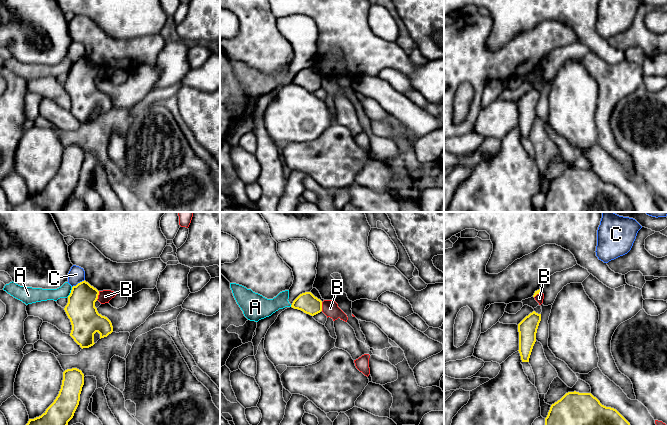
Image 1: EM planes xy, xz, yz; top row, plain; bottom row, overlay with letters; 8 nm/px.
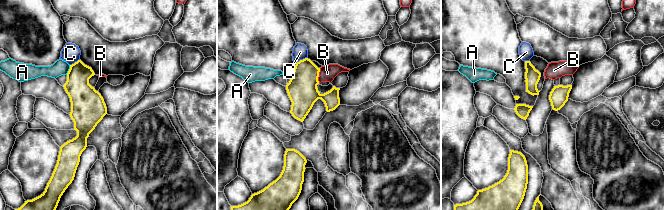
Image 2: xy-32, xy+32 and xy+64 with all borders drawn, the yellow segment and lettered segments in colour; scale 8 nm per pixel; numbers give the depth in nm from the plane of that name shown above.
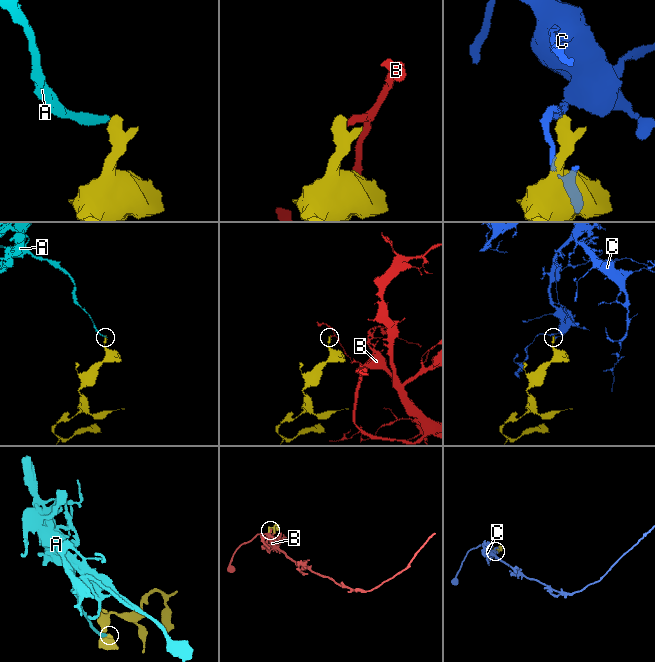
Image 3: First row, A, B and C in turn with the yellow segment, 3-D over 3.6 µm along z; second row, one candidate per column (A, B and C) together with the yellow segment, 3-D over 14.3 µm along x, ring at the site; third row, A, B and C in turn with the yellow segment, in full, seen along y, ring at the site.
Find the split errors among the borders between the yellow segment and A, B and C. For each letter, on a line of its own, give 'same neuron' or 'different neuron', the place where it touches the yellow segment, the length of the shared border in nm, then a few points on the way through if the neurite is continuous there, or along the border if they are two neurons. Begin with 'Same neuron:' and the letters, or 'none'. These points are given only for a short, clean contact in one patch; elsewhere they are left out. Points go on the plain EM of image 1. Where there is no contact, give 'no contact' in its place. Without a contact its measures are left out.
Same neuron: none
A: different neuron | xy (71, 68) | 90 nm | along xy (72, 63), (67, 72)
B: different neuron | xy (98, 70) | 80 nm | along xy (99, 67), (96, 75)
C: different neuron | xy (78, 59) | 120 nm | along xy (84, 55), (72, 63)

